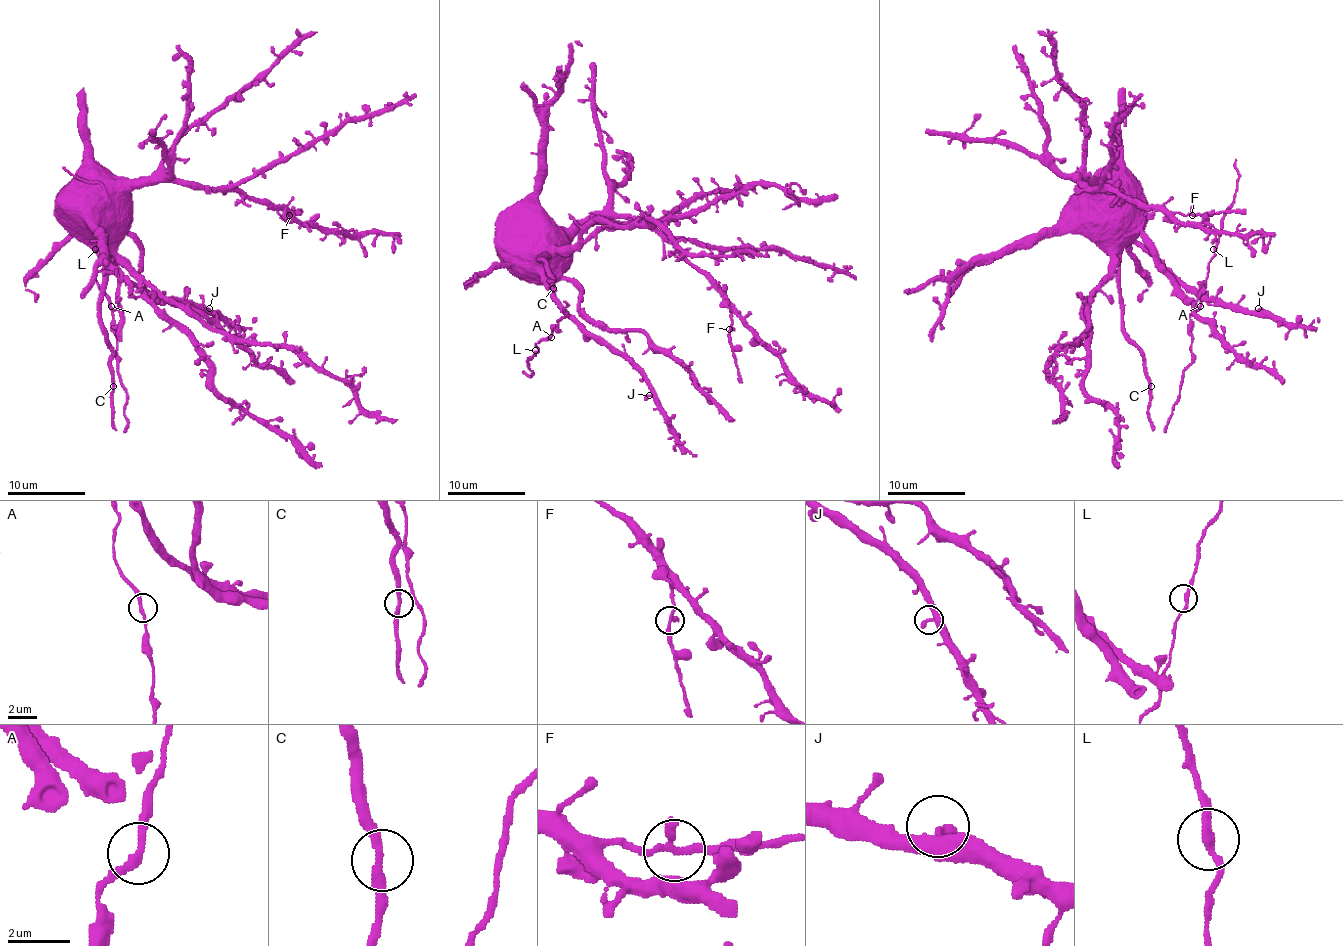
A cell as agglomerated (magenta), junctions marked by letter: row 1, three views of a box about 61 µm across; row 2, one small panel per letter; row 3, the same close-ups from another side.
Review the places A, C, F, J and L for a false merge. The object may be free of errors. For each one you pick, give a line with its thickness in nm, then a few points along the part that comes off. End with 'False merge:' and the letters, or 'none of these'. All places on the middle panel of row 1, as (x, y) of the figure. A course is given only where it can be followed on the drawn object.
F: 280 nm | (729, 329), (729, 344), (737, 374), (743, 382)
False merge: F

